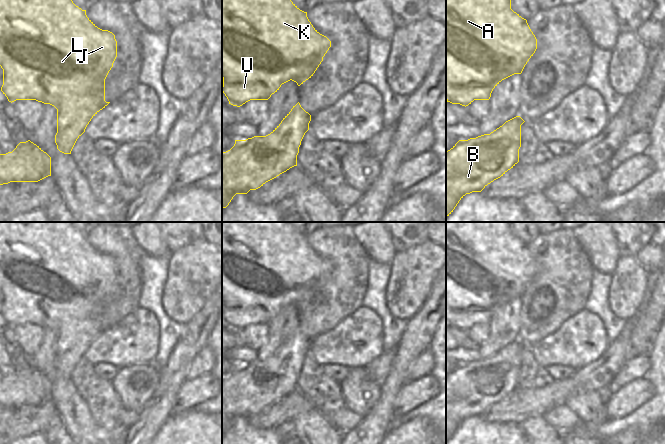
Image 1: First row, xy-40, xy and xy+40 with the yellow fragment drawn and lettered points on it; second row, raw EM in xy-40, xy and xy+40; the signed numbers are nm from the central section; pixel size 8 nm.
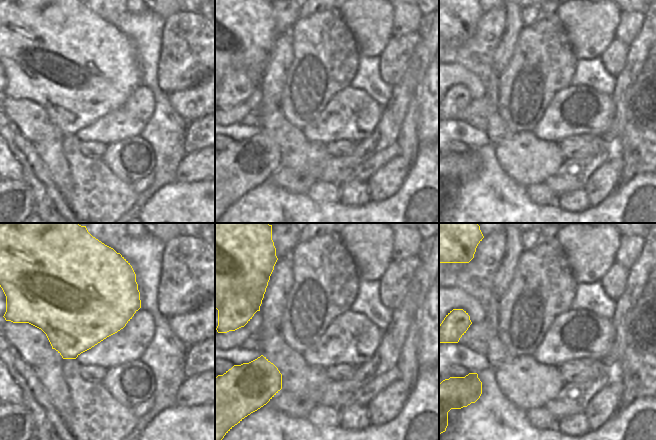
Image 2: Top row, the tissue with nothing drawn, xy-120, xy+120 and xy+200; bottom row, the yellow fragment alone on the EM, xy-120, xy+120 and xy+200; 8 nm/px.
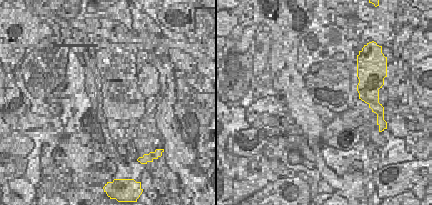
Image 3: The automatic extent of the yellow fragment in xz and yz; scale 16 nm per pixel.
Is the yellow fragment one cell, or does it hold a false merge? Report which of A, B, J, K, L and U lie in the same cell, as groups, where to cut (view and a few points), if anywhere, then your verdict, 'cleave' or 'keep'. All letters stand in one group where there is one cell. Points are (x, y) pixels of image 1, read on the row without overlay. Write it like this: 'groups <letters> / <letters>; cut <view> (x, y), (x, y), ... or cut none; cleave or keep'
groups A B J K L U; cut none; keep

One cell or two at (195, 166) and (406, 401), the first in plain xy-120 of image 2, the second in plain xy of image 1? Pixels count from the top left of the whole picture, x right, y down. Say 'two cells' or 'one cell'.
one cell

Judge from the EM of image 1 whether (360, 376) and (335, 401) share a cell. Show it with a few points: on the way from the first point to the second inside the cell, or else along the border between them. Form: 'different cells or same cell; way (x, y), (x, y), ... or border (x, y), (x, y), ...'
different cells; border (338, 382), (345, 407)

